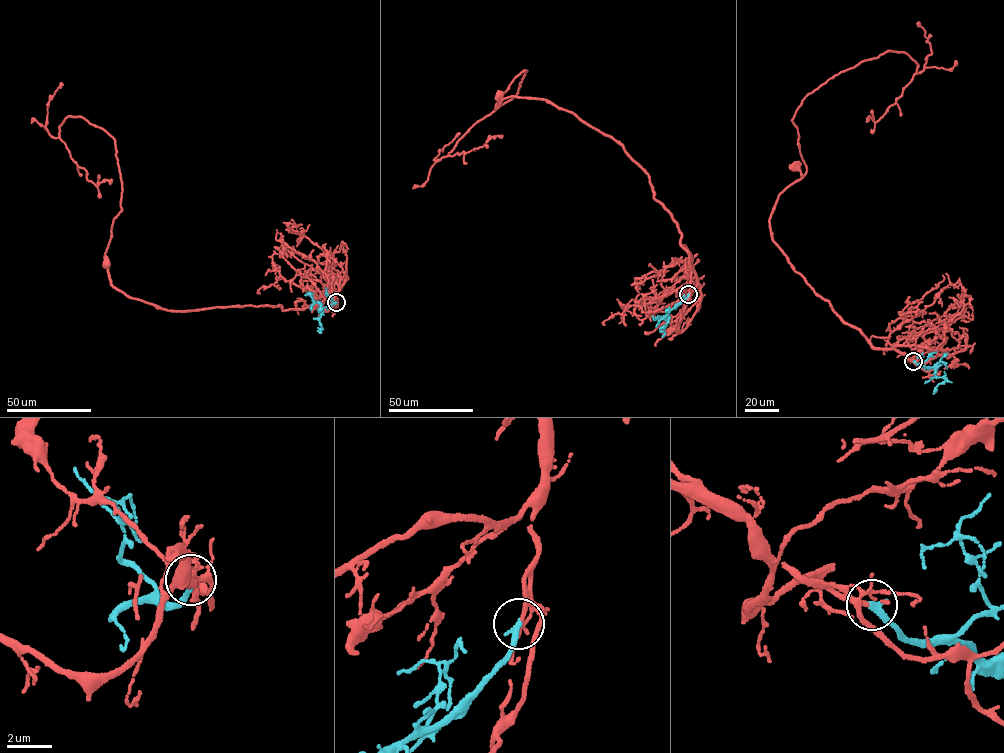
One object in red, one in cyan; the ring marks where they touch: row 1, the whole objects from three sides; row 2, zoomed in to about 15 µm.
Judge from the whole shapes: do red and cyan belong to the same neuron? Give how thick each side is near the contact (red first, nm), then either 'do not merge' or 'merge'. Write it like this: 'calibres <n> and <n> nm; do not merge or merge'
calibres 150 and 320 nm; merge

